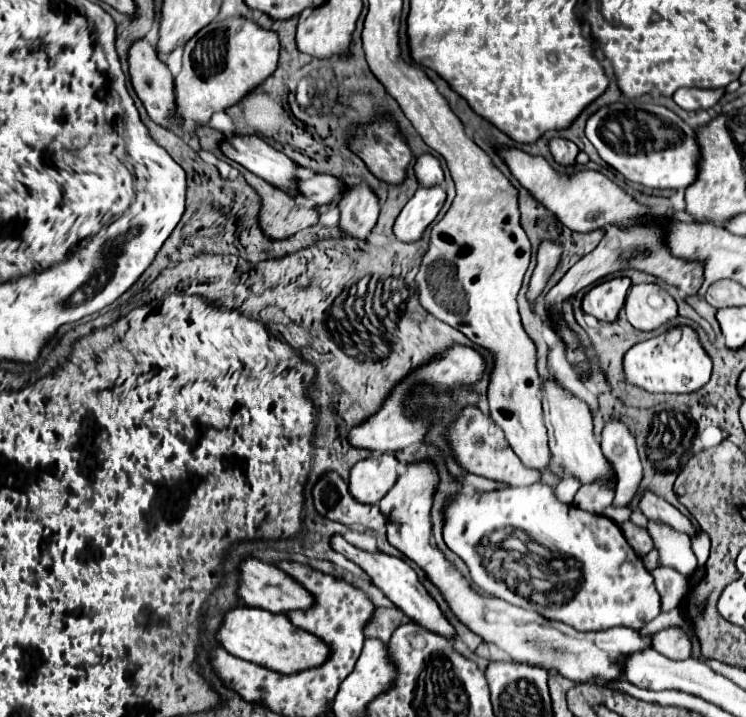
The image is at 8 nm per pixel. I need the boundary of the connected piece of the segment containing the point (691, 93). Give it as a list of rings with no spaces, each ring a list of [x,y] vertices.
[[[679,89],[677,93],[673,93],[673,101],[681,107],[681,109],[709,109],[713,107],[723,95],[723,89],[717,91],[709,91],[709,89]]]

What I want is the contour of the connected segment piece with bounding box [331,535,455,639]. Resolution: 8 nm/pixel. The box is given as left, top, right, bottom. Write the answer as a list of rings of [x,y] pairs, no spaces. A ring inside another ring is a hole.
[[[333,535],[331,537],[331,547],[337,553],[345,555],[349,561],[357,563],[369,575],[369,579],[373,581],[373,585],[377,585],[395,603],[395,607],[399,607],[417,625],[421,625],[421,627],[425,627],[425,629],[429,629],[429,631],[433,631],[437,635],[443,635],[447,639],[453,639],[455,637],[453,625],[445,619],[445,615],[441,613],[441,609],[437,607],[437,603],[429,597],[429,593],[425,591],[425,587],[419,583],[417,573],[411,569],[411,565],[407,561],[403,561],[401,557],[393,557],[393,555],[387,555],[387,553],[381,553],[381,551],[369,553],[369,551],[357,549],[349,541],[345,541],[341,535]]]

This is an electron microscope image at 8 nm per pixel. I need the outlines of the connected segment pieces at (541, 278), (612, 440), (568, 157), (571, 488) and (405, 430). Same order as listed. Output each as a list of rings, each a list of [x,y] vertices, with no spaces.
[[[545,239],[545,241],[539,243],[539,249],[537,249],[537,265],[535,265],[535,271],[531,275],[529,291],[527,291],[527,301],[529,301],[531,309],[535,309],[537,299],[541,297],[547,281],[551,279],[551,275],[557,269],[557,265],[561,263],[561,255],[563,255],[563,243],[561,241]]]
[[[609,419],[605,423],[603,437],[601,437],[601,449],[605,457],[615,463],[615,469],[619,475],[613,505],[627,507],[627,503],[637,493],[643,471],[641,471],[641,461],[637,455],[635,437],[621,419]]]
[[[555,137],[555,139],[549,141],[549,151],[559,165],[575,163],[575,157],[579,153],[579,149],[573,141],[567,141],[567,139],[561,139],[561,137]]]
[[[565,476],[555,489],[556,497],[563,503],[571,504],[581,487],[580,482],[573,476]]]
[[[393,389],[393,393],[389,395],[389,401],[381,403],[381,407],[369,415],[365,421],[361,421],[359,425],[351,427],[347,433],[347,441],[349,445],[357,447],[357,449],[367,449],[367,451],[379,451],[379,453],[387,453],[387,455],[395,455],[397,451],[409,447],[411,443],[417,443],[423,439],[423,435],[429,429],[429,421],[423,419],[411,419],[405,417],[405,409],[403,409],[403,401],[399,397],[399,389]]]

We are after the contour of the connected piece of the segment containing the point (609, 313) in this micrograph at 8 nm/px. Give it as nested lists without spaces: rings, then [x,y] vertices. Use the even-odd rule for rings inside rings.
[[[615,277],[595,285],[583,297],[583,311],[595,315],[599,321],[615,321],[625,303],[629,287],[629,277]]]

